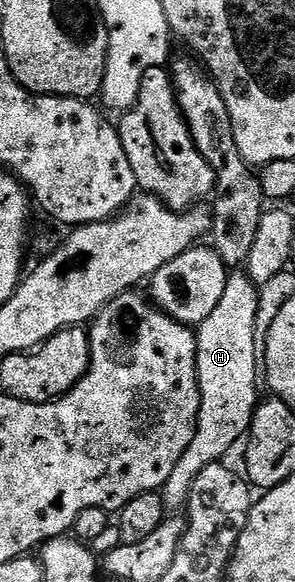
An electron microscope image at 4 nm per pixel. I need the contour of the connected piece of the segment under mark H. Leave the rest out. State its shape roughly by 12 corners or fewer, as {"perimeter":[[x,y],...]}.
{"perimeter":[[229,273],[196,330],[198,424],[162,487],[183,511],[202,468],[252,429],[260,286]]}

